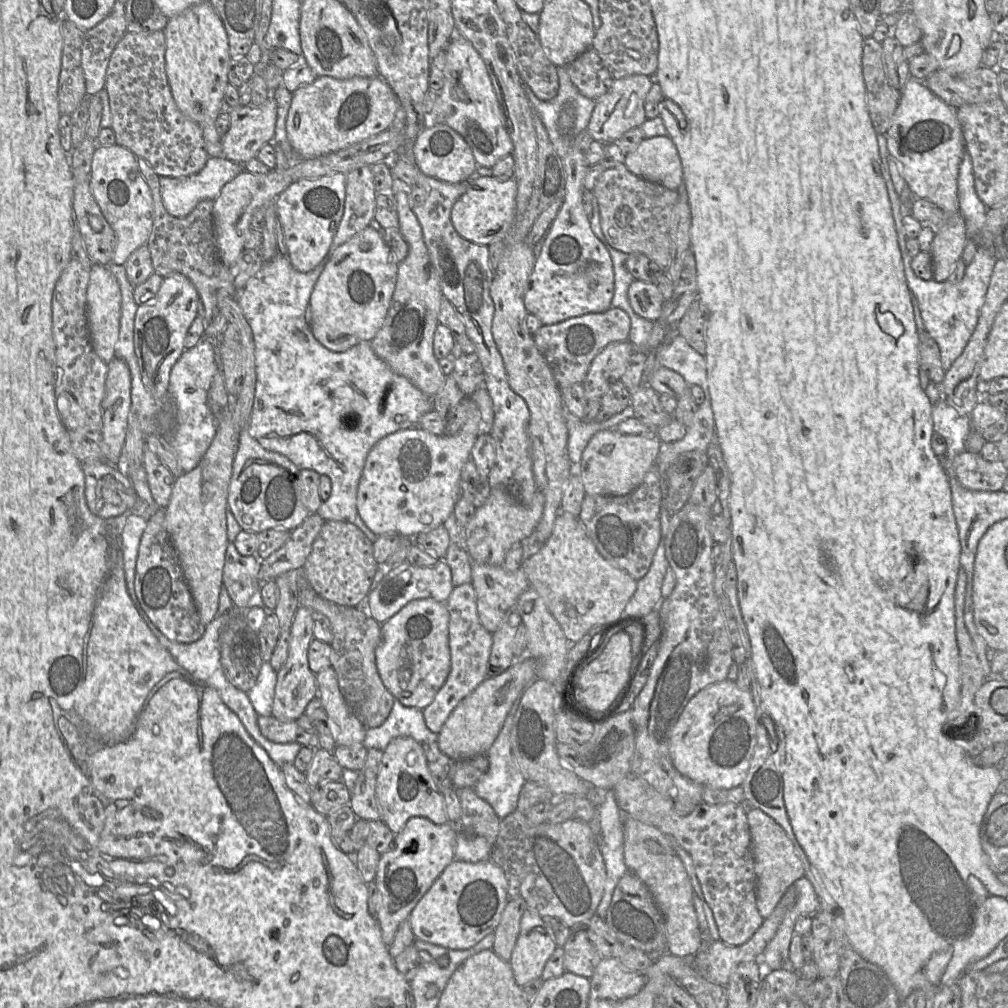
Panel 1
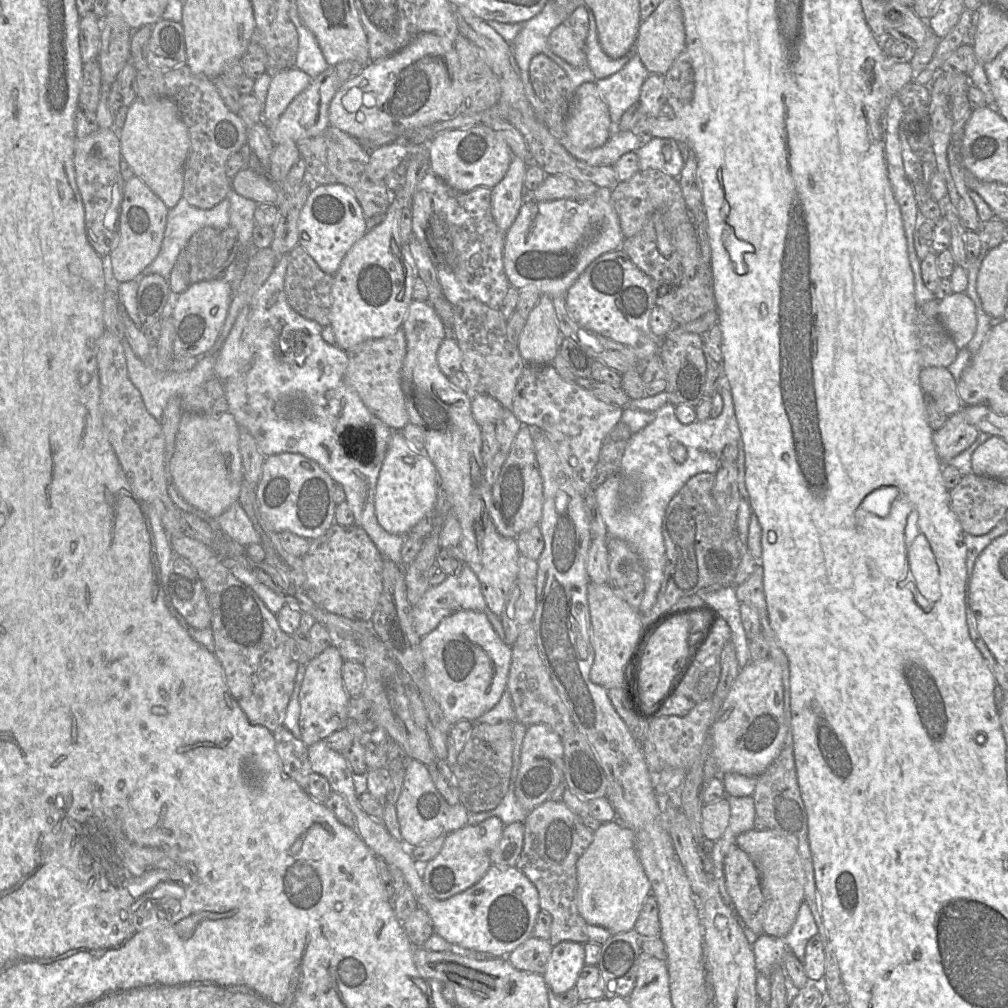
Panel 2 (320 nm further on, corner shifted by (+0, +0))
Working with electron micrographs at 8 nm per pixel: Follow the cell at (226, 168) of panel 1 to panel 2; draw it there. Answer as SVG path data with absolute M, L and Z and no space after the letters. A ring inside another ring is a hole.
M182 197L177 205L168 211L167 224L160 252L155 260L141 272L143 277L149 274L159 274L168 280L181 251L195 232L206 226L223 230L229 225L230 201L228 198L211 209L199 209L190 205Z

